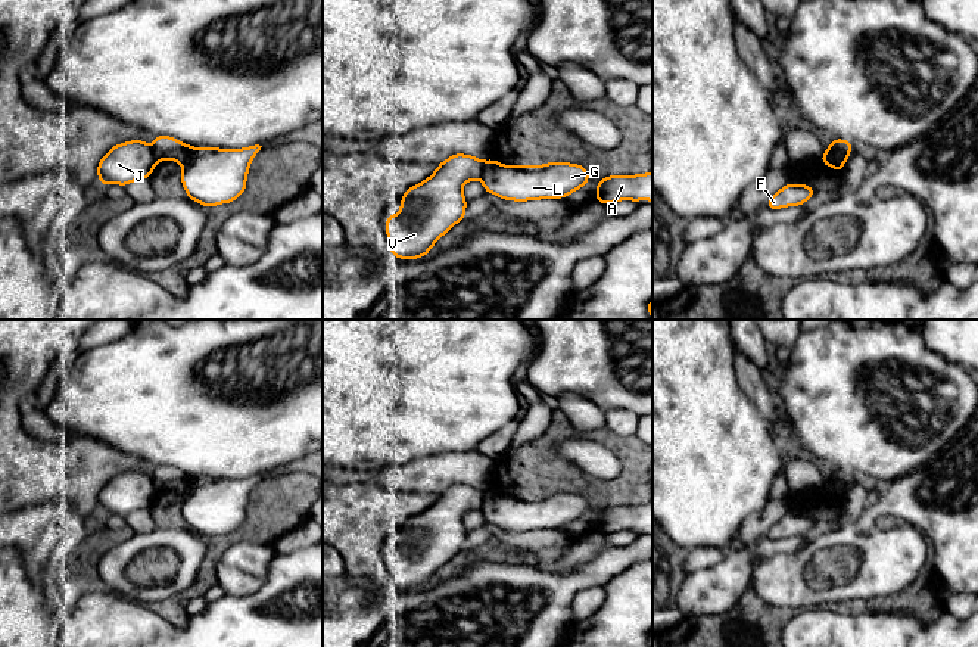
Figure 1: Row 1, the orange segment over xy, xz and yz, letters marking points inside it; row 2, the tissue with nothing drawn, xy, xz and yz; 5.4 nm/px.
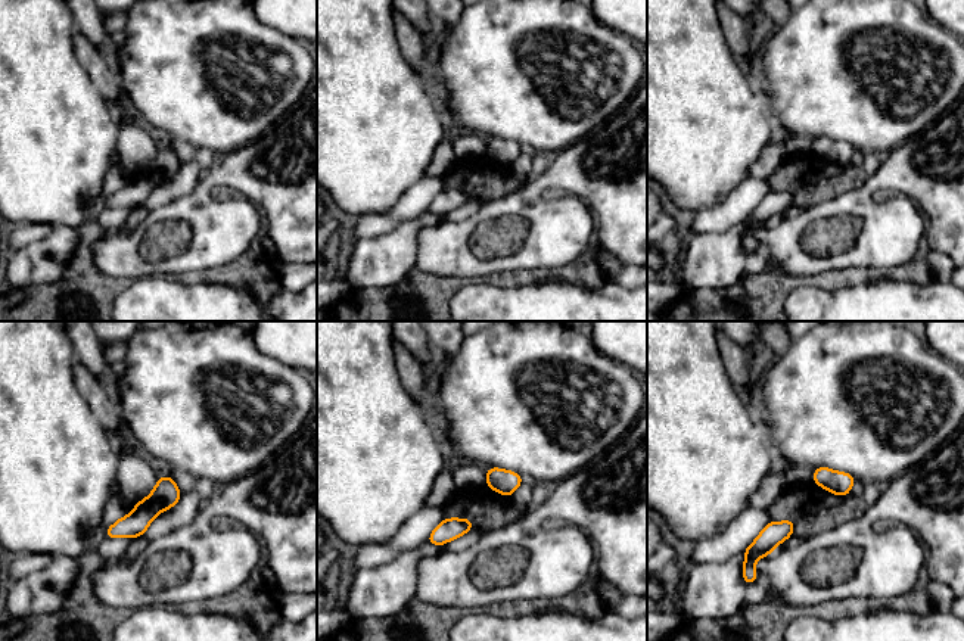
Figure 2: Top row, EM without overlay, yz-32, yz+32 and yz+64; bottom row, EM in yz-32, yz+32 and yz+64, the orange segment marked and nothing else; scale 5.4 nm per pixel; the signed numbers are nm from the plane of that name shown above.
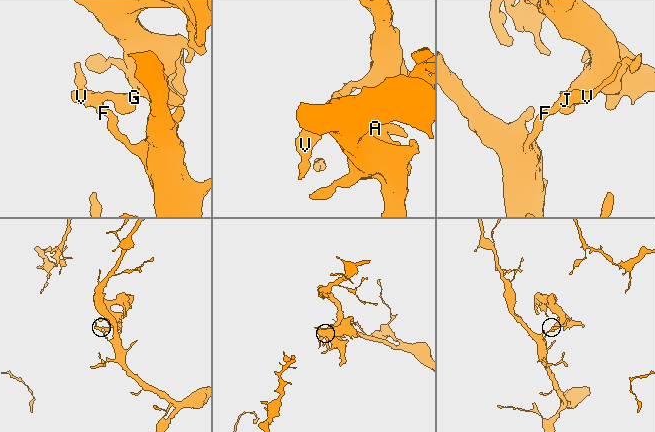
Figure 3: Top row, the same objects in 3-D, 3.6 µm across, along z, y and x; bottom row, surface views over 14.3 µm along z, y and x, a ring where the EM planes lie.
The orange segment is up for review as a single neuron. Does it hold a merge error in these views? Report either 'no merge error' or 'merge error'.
merge error

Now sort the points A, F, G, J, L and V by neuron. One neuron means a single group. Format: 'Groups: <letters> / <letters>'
Groups: A G L / F J V

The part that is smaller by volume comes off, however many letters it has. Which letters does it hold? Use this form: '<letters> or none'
A, G, L

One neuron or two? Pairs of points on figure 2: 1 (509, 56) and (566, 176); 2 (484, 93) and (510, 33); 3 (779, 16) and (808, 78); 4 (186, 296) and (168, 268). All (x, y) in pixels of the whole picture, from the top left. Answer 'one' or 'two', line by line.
1: two
2: one
3: two
4: two

